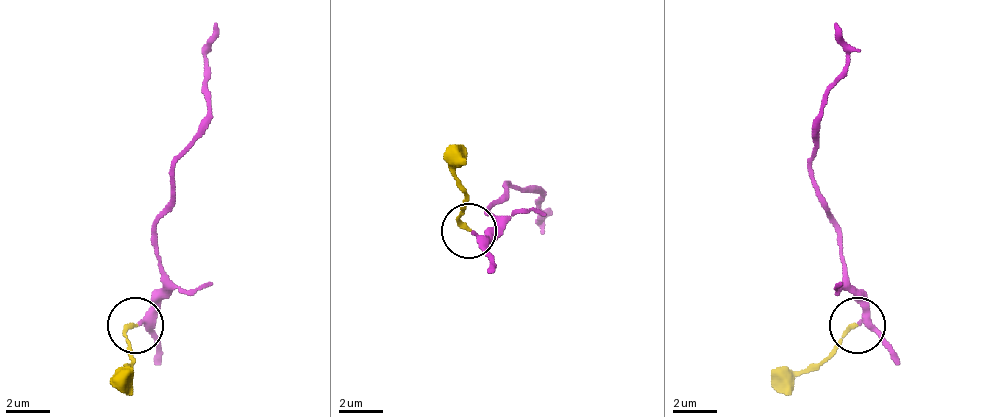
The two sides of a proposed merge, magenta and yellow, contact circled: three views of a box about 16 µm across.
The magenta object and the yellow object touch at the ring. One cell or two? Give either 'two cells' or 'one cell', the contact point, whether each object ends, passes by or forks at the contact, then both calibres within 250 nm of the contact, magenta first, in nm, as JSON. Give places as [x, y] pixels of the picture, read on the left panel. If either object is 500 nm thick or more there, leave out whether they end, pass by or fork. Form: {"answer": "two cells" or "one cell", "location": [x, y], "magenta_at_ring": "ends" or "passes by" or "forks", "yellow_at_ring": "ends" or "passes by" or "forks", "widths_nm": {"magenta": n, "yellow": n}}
{"answer": "one cell", "location": [135, 325], "magenta_at_ring": "passes by", "yellow_at_ring": "ends", "widths_nm": {"magenta": 260, "yellow": 200}}

